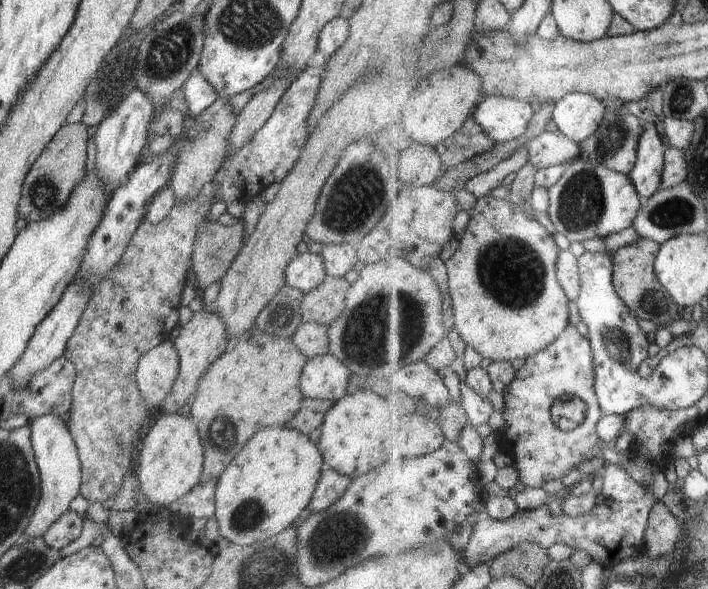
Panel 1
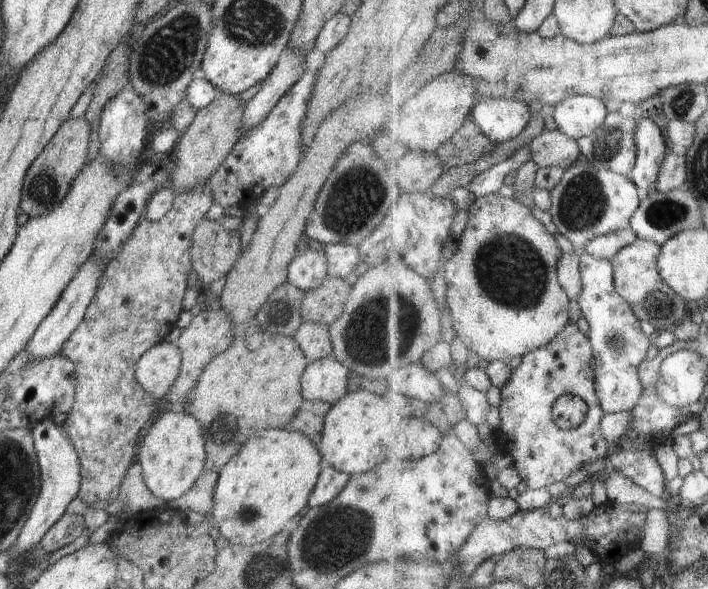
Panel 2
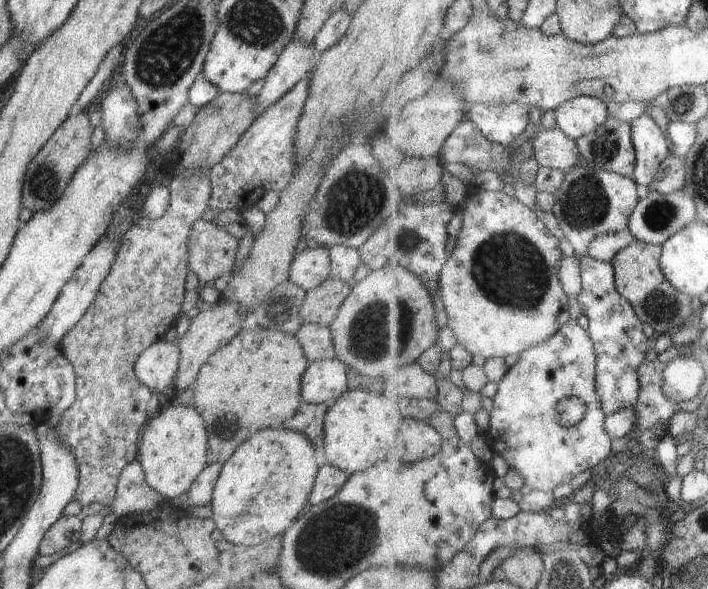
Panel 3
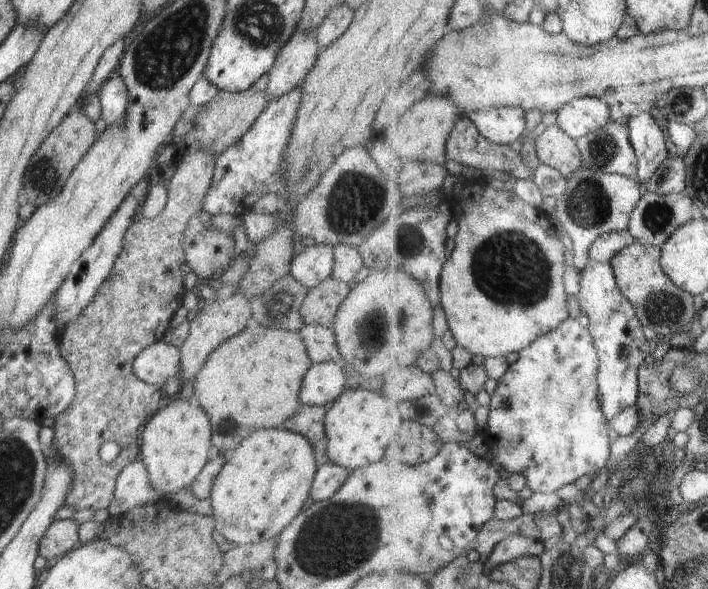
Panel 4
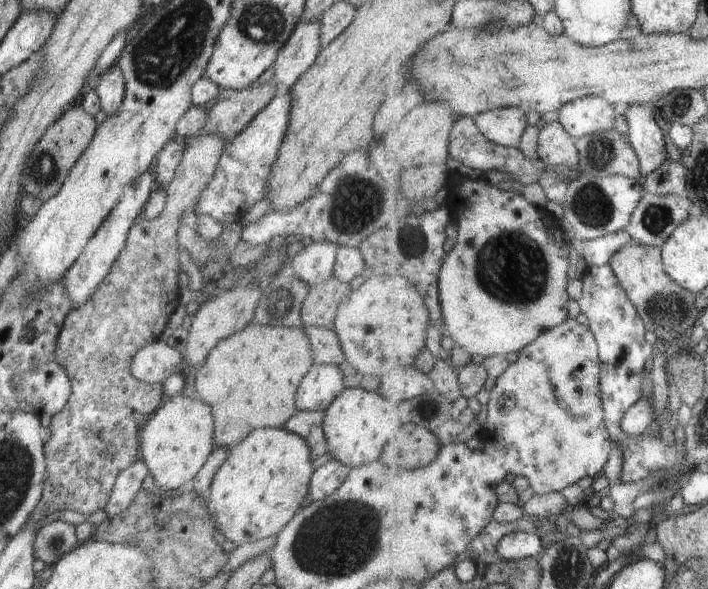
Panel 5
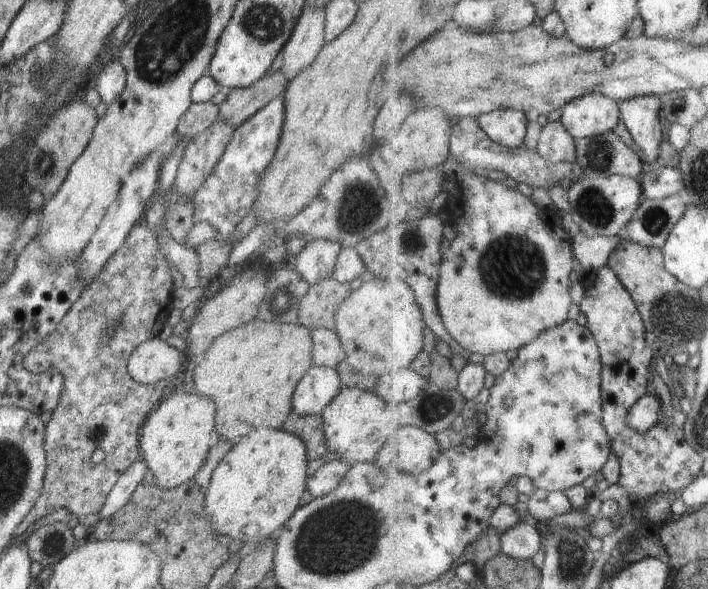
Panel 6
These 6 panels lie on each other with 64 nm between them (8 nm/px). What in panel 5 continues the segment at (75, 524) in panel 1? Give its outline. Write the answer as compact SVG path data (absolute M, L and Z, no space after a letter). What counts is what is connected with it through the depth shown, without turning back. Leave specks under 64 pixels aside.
M60 520L45 522L38 528L34 538L34 558L51 567L61 556L72 552L79 544L74 525Z

